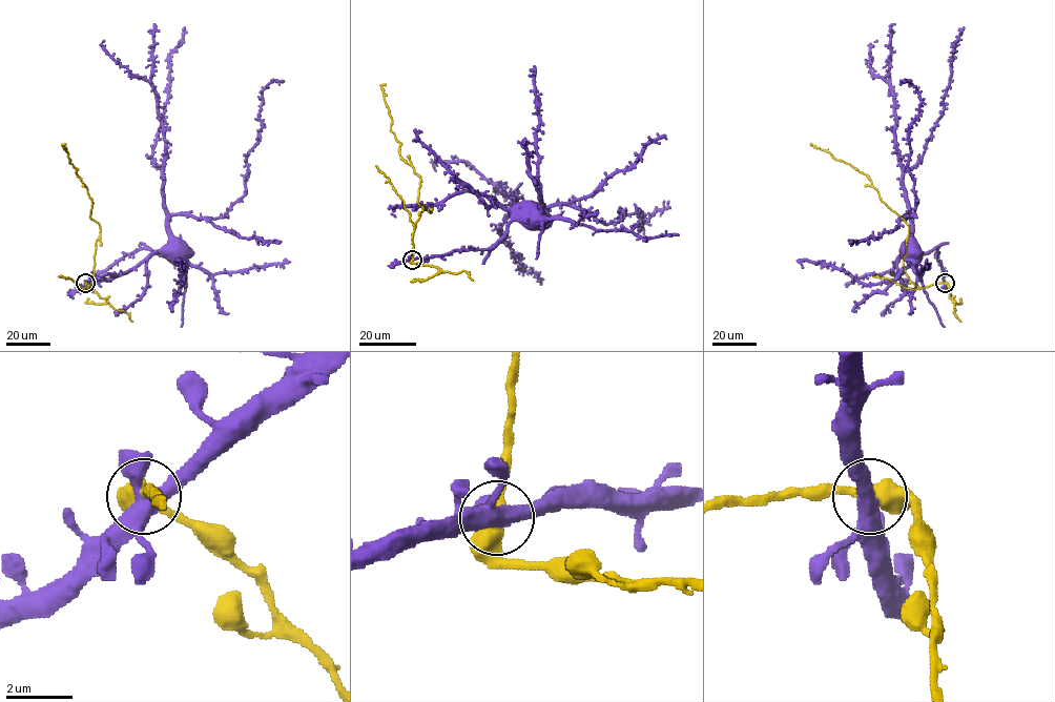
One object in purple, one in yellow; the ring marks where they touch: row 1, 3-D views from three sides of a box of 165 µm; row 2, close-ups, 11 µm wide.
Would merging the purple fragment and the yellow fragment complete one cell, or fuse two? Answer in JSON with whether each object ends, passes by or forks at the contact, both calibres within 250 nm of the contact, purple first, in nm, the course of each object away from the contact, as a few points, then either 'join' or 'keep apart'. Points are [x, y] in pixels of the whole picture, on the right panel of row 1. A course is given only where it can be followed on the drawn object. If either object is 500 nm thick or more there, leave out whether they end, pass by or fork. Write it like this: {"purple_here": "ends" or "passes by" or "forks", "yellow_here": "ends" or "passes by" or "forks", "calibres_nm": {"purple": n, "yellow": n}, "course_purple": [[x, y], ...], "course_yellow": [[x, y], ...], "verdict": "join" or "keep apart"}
{"purple_here": "forks", "yellow_here": "passes by", "calibres_nm": {"purple": 420, "yellow": 440}, "course_purple": [[945, 283], [936, 249], [918, 253], [915, 264]], "course_yellow": [[945, 283], [921, 287], [910, 281], [903, 264], [908, 225], [883, 202], [865, 174], [811, 144]], "verdict": "join"}

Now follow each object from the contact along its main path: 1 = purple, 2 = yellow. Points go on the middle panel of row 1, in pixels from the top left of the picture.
1: (412, 260), (490, 249), (513, 221), (538, 222)
2: (412, 260), (416, 221), (423, 204), (430, 211), (417, 202), (421, 179), (400, 156), (391, 130), (386, 85)

